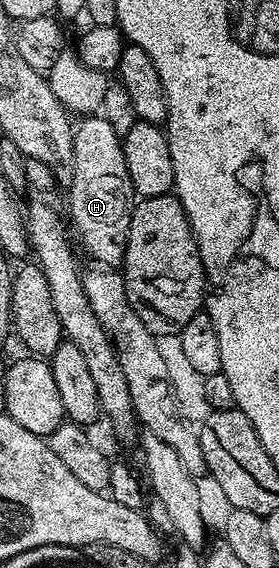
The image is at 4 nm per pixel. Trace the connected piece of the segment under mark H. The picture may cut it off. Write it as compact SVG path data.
M86 117L79 123L82 124L74 127L74 175L68 184L71 219L69 222L72 224L73 234L74 231L78 234L83 249L94 258L91 260L95 264L114 269L121 264L126 252L134 186L130 184L128 177L128 165L124 161L122 152L122 139L118 137L108 121L103 117Z

